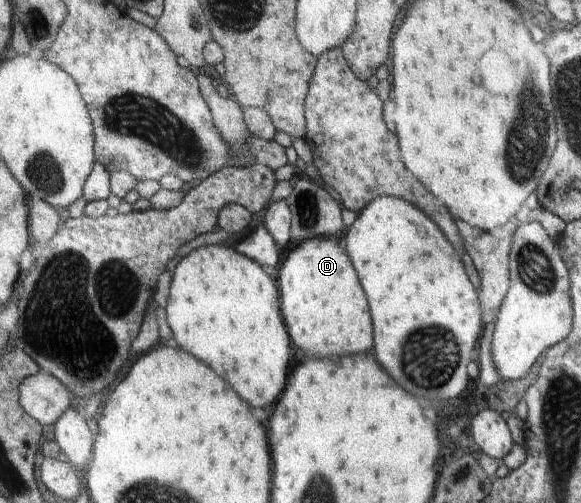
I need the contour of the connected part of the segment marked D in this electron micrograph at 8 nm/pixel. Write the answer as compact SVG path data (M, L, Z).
M316 236L302 242L288 254L283 269L280 270L280 300L284 302L282 310L284 320L288 322L288 332L302 350L318 358L368 352L374 346L374 328L368 298L364 294L363 286L360 286L350 256L340 248L338 240Z

